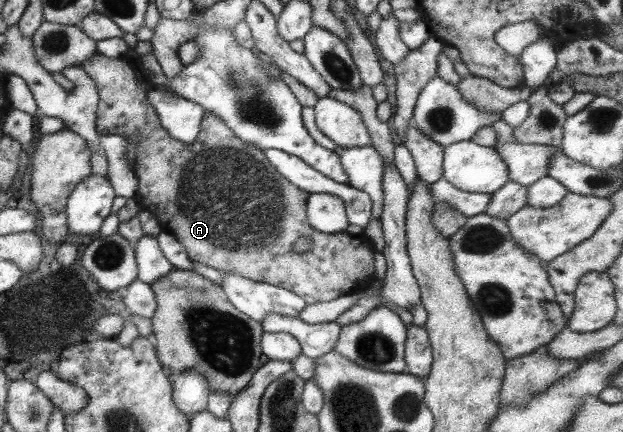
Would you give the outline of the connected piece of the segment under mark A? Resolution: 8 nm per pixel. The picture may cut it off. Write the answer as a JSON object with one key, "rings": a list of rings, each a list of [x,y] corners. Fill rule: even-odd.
{"rings":[[[96,53],[87,60],[84,60],[79,66],[86,72],[86,75],[90,78],[91,82],[96,86],[96,90],[99,94],[96,117],[94,120],[95,128],[99,135],[106,134],[118,134],[123,136],[134,136],[136,138],[136,151],[134,152],[134,161],[131,167],[137,177],[138,187],[137,192],[133,198],[137,201],[141,210],[150,212],[157,222],[159,222],[162,230],[166,230],[171,233],[173,237],[183,246],[183,250],[187,252],[187,258],[192,263],[198,263],[201,265],[209,266],[223,275],[233,273],[241,278],[255,282],[265,282],[267,284],[288,290],[293,292],[296,296],[299,296],[306,305],[311,305],[317,302],[331,301],[342,295],[350,295],[353,292],[363,291],[371,286],[374,277],[374,264],[376,260],[376,253],[369,248],[369,244],[365,244],[365,240],[361,242],[358,235],[353,236],[347,234],[345,231],[332,233],[331,235],[322,235],[313,231],[313,228],[306,223],[306,198],[308,192],[299,190],[299,188],[293,186],[288,180],[285,180],[278,172],[275,172],[271,168],[271,163],[263,156],[261,150],[257,150],[257,147],[244,143],[242,140],[233,134],[227,125],[218,116],[213,113],[203,113],[203,118],[200,122],[200,129],[195,137],[195,140],[191,144],[185,144],[184,142],[171,138],[166,129],[160,125],[156,109],[146,99],[146,90],[153,85],[150,83],[150,79],[147,76],[147,72],[143,71],[143,77],[137,79],[136,71],[131,68],[131,63],[126,58],[109,58],[102,54]],[[297,238],[309,238],[311,241],[311,248],[305,250],[303,254],[295,254],[293,252],[293,245]]]}

